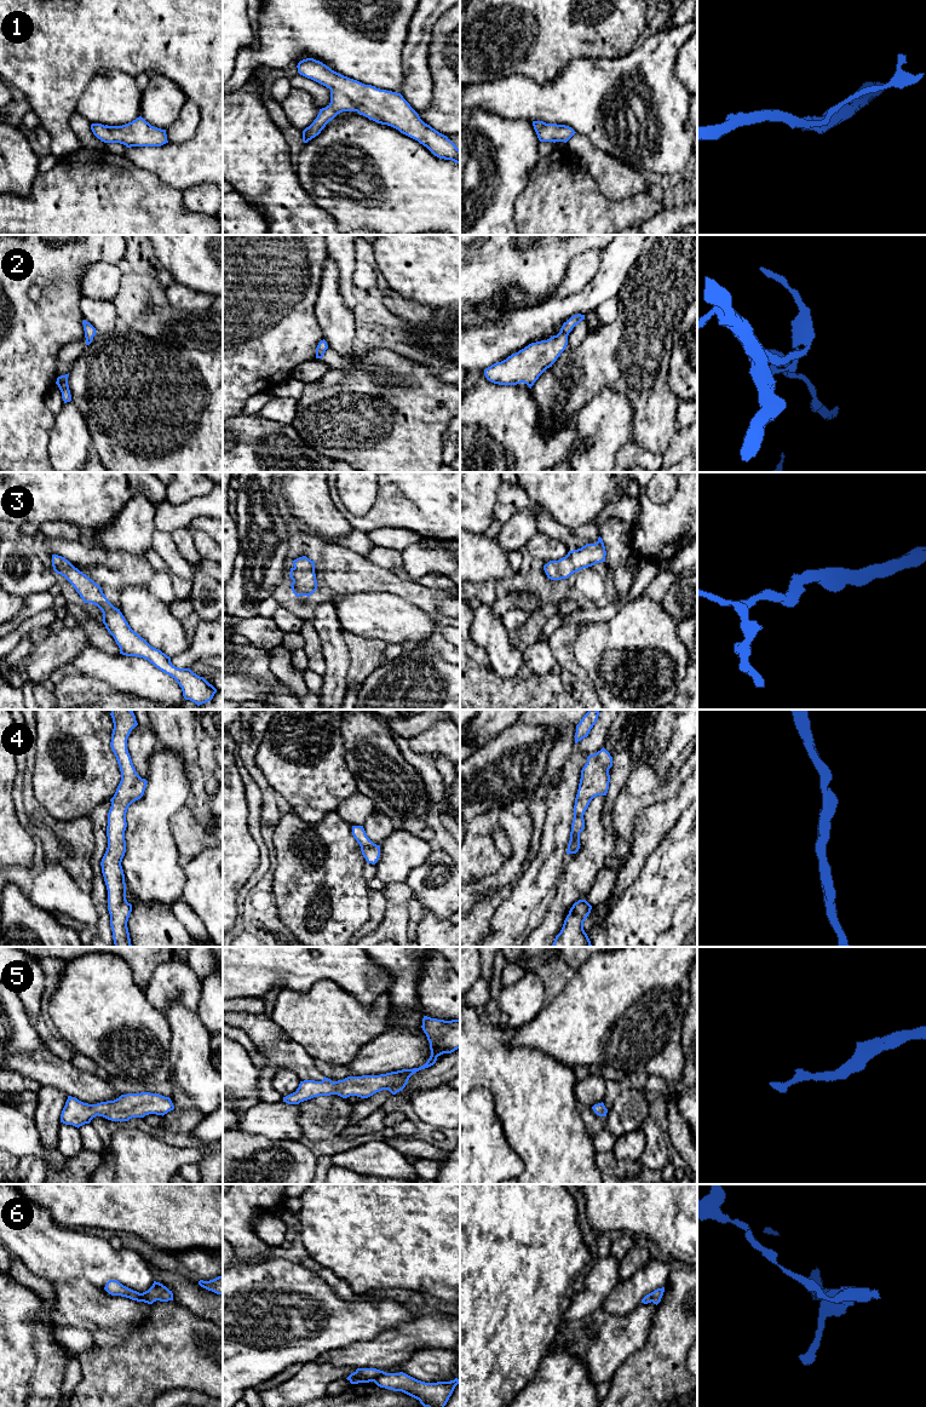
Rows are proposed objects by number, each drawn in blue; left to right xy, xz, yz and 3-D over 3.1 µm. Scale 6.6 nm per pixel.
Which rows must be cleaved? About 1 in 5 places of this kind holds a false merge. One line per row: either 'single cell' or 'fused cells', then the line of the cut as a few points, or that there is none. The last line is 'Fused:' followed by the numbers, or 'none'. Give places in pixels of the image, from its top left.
1: single cell; no cut
2: single cell; no cut
3: single cell; no cut
4: single cell; no cut
5: single cell; no cut
6: fused cells; cut in xz along (385, 1372), (373, 1380)
Fused: 6

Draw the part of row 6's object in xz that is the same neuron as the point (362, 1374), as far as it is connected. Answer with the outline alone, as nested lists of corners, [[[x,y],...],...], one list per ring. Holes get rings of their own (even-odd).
[[[357,1368],[346,1379],[351,1384],[369,1383],[369,1382],[374,1382],[378,1377],[380,1377],[384,1373],[386,1372],[376,1368]]]

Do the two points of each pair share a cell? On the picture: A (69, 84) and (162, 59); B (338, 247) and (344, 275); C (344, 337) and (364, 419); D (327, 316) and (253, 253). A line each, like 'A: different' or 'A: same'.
A: same
B: same
C: different
D: different

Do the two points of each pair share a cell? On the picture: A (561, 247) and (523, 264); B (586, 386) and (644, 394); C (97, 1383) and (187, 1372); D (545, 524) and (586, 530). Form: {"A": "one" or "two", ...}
{"A": "one", "B": "one", "C": "one", "D": "one"}

